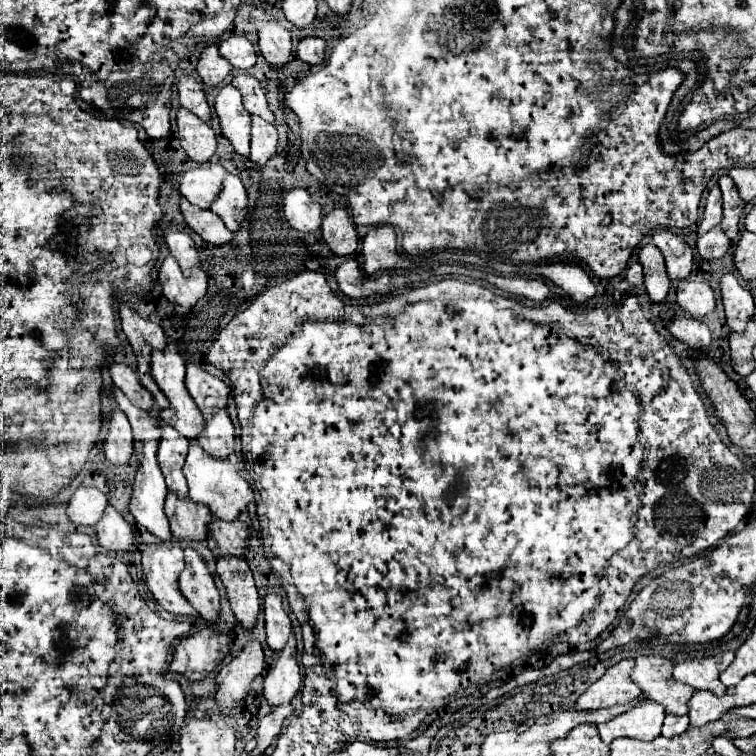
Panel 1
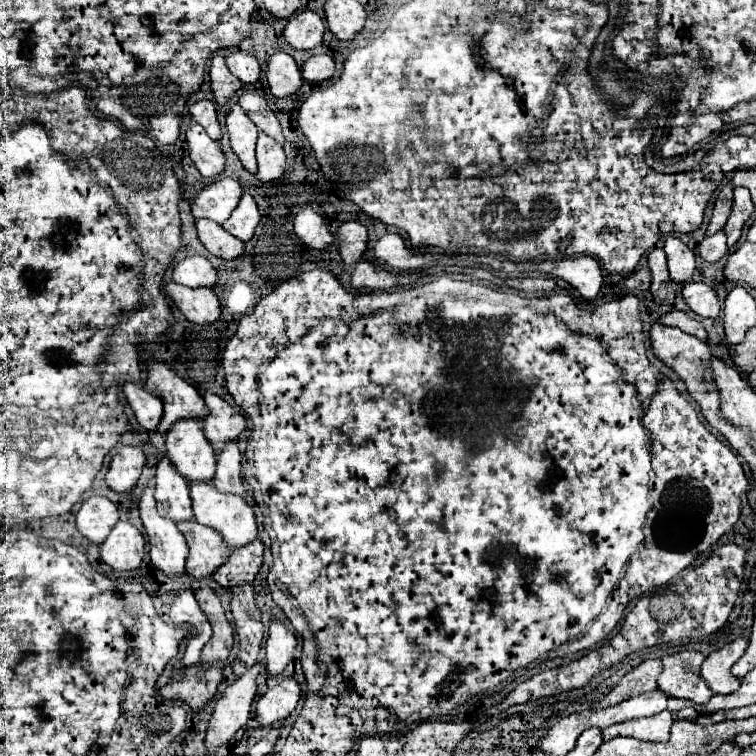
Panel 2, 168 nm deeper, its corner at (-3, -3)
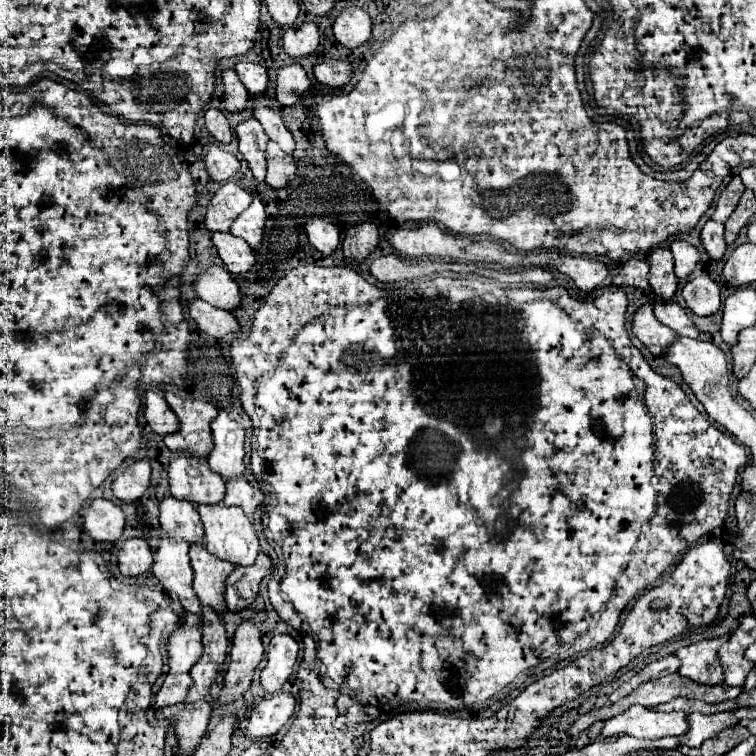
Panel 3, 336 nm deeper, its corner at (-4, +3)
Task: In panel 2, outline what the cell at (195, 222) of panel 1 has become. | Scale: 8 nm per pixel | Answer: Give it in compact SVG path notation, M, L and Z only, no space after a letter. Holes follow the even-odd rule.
M197 220L197 234L203 246L223 260L233 260L243 254L243 242L239 238L233 238L229 232L225 232L221 226L209 220Z

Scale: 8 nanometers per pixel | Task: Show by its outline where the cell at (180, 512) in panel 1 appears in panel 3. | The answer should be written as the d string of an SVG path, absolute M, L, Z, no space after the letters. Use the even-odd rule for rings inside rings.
M204 544L190 546L190 562L194 570L192 586L200 602L212 606L216 612L222 612L226 608L224 580L232 572L232 564L218 560L218 556L210 556Z

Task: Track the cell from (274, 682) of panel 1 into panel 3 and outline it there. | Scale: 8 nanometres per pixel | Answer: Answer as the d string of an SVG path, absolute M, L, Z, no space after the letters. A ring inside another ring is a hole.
M280 690L276 694L270 694L268 698L264 698L254 706L252 716L248 720L246 736L250 740L262 736L274 736L294 714L294 708L296 708L296 700L290 692Z

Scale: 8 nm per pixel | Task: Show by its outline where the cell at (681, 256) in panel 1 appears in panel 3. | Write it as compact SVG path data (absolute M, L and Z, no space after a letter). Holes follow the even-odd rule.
M684 240L672 242L670 250L674 254L674 272L676 272L676 276L680 280L688 278L688 274L696 268L696 264L700 260L700 252L692 244L688 244Z

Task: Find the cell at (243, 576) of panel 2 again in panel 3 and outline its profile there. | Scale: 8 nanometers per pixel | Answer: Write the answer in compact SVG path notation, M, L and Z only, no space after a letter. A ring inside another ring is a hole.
M260 552L250 568L234 568L226 578L226 604L230 610L242 610L250 606L258 594L260 580L268 576L272 562L268 554Z

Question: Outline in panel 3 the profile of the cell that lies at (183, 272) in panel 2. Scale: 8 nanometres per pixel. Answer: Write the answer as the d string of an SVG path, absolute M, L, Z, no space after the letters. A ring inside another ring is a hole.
M218 264L206 266L200 274L194 276L192 286L196 296L228 312L232 312L240 302L238 284L224 266L218 266Z

